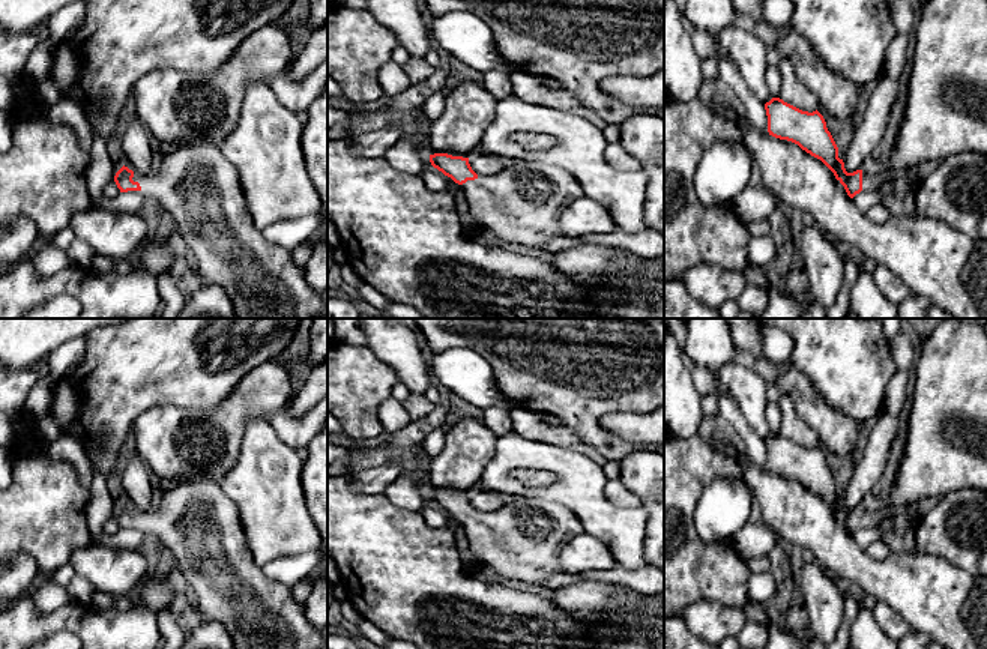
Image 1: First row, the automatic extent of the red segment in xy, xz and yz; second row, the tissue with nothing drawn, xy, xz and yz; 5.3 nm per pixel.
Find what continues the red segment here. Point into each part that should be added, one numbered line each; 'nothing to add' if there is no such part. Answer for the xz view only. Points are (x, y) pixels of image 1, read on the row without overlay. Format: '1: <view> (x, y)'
1: xz (522, 540)

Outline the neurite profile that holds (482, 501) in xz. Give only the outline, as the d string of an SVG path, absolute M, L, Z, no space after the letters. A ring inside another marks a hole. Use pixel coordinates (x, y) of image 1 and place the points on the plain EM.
M473 488L469 493L469 500L472 506L478 511L478 514L496 511L505 505L521 502L526 499L530 499L530 497L511 496L511 494L503 494L503 493L491 493L482 488Z

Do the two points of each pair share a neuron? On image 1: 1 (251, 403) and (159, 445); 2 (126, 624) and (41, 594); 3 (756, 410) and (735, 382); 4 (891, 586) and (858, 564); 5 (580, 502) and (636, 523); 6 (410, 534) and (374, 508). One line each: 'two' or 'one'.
1: one
2: two
3: one
4: one
5: one
6: one

